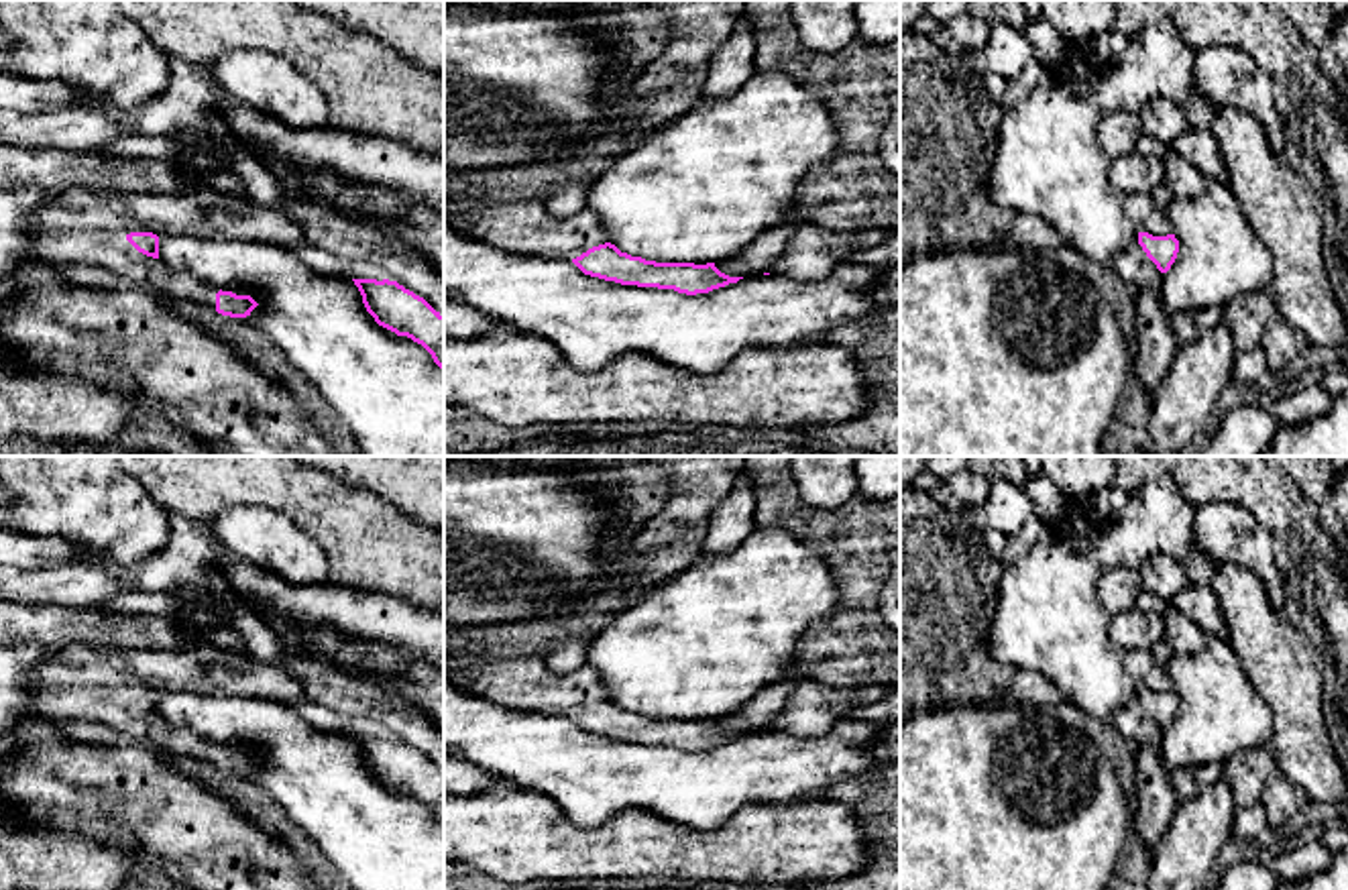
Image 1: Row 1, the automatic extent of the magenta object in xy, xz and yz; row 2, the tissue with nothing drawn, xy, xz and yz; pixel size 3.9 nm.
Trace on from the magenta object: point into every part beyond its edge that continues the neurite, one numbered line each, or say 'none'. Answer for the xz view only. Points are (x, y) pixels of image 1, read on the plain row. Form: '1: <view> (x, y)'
1: xz (516, 679)

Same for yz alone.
1: yz (1133, 721)

